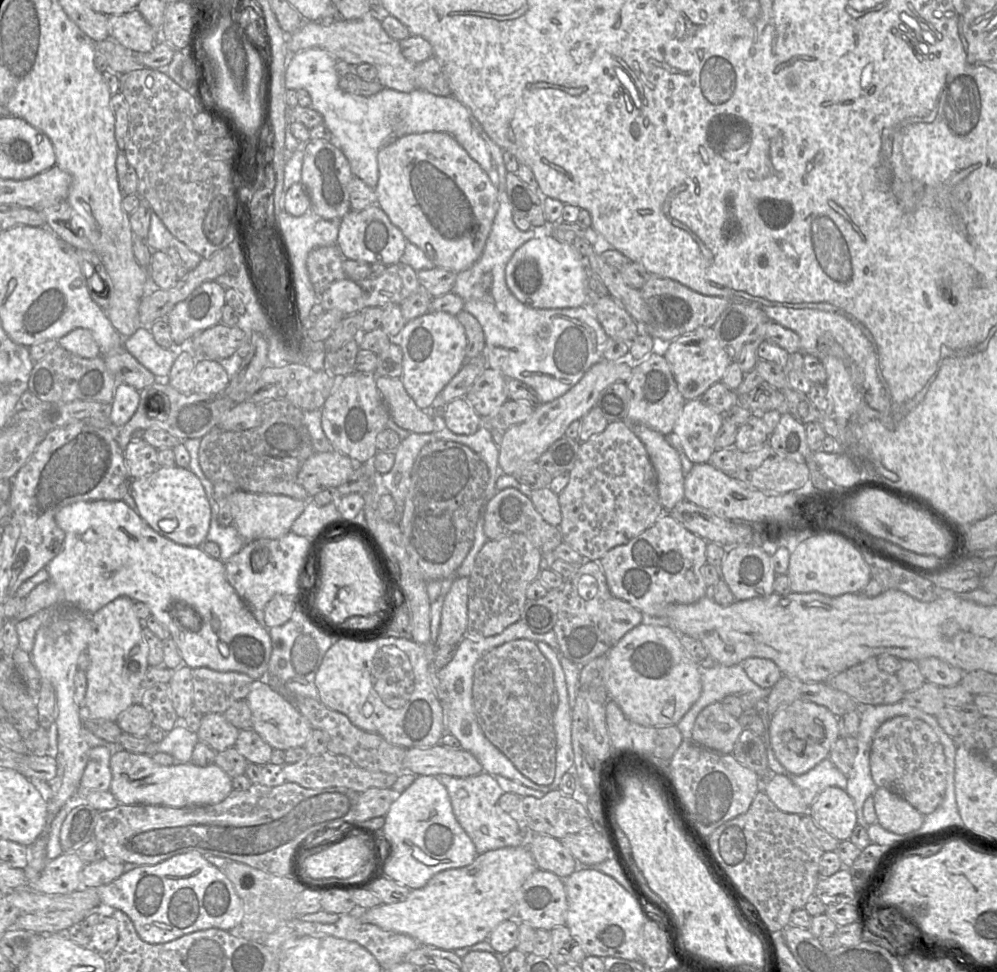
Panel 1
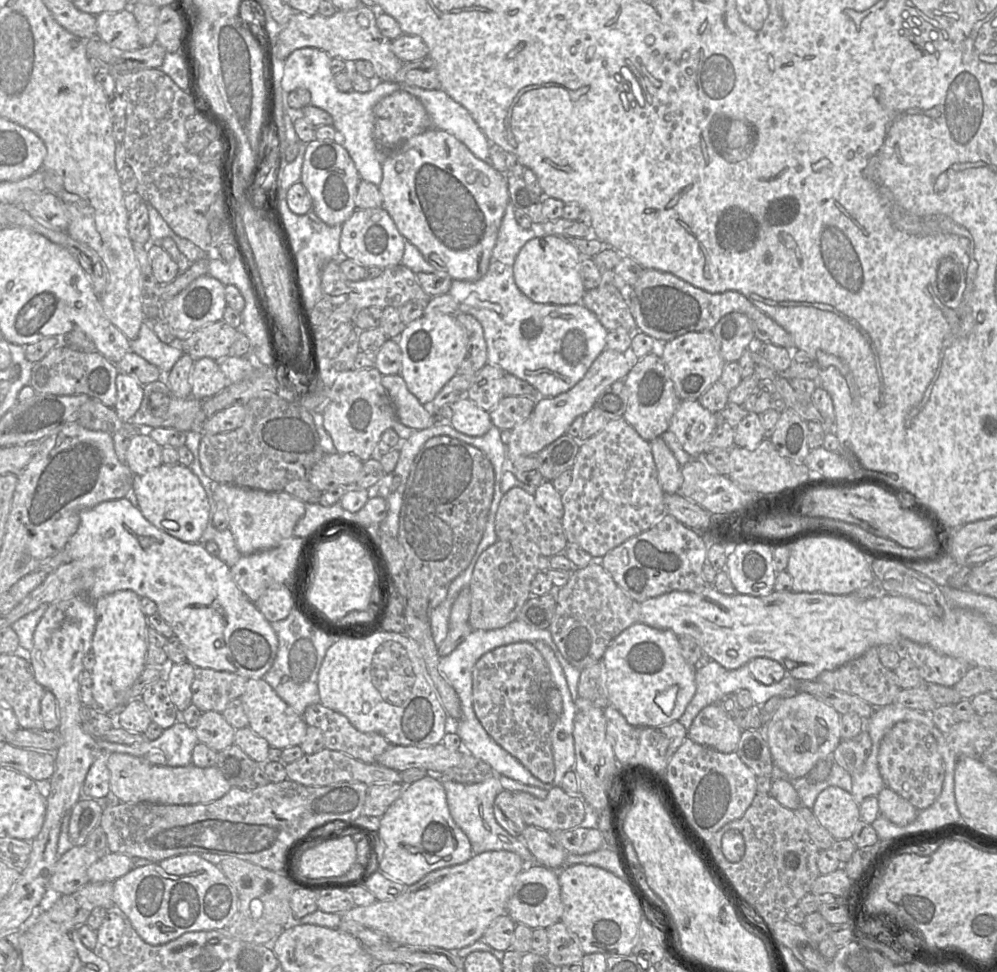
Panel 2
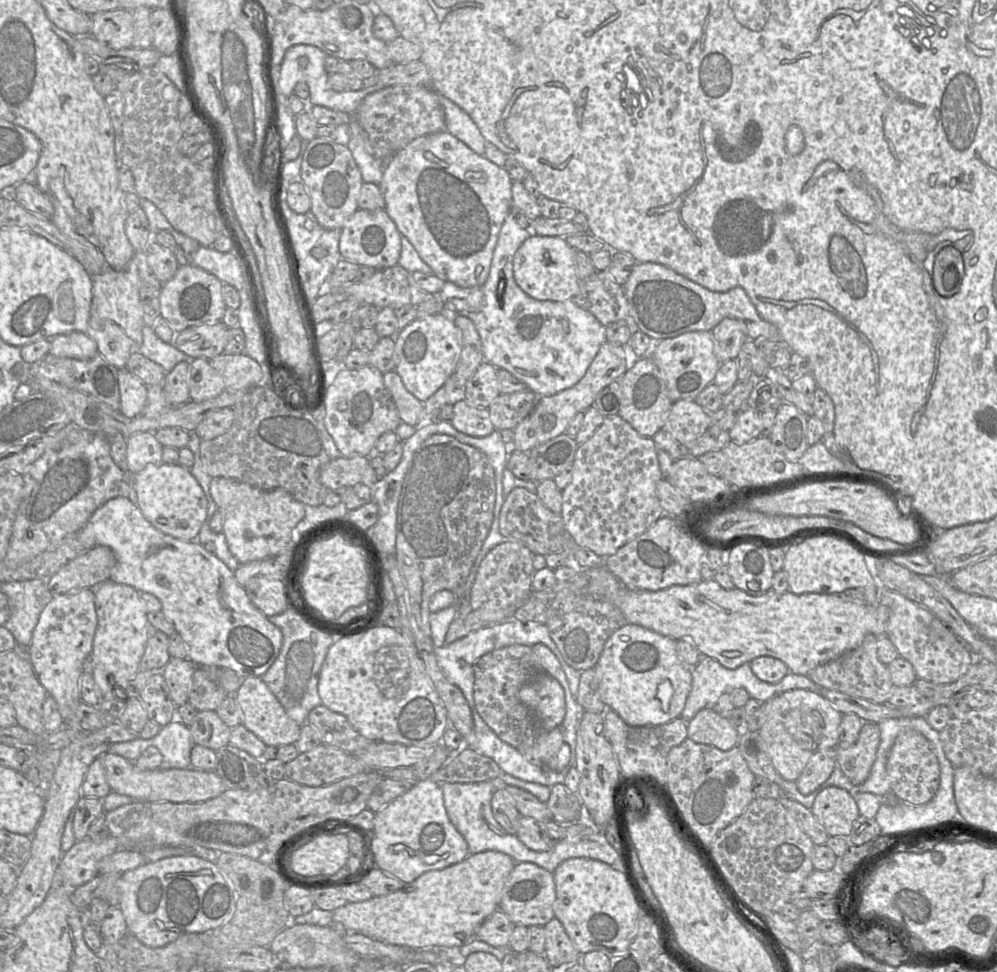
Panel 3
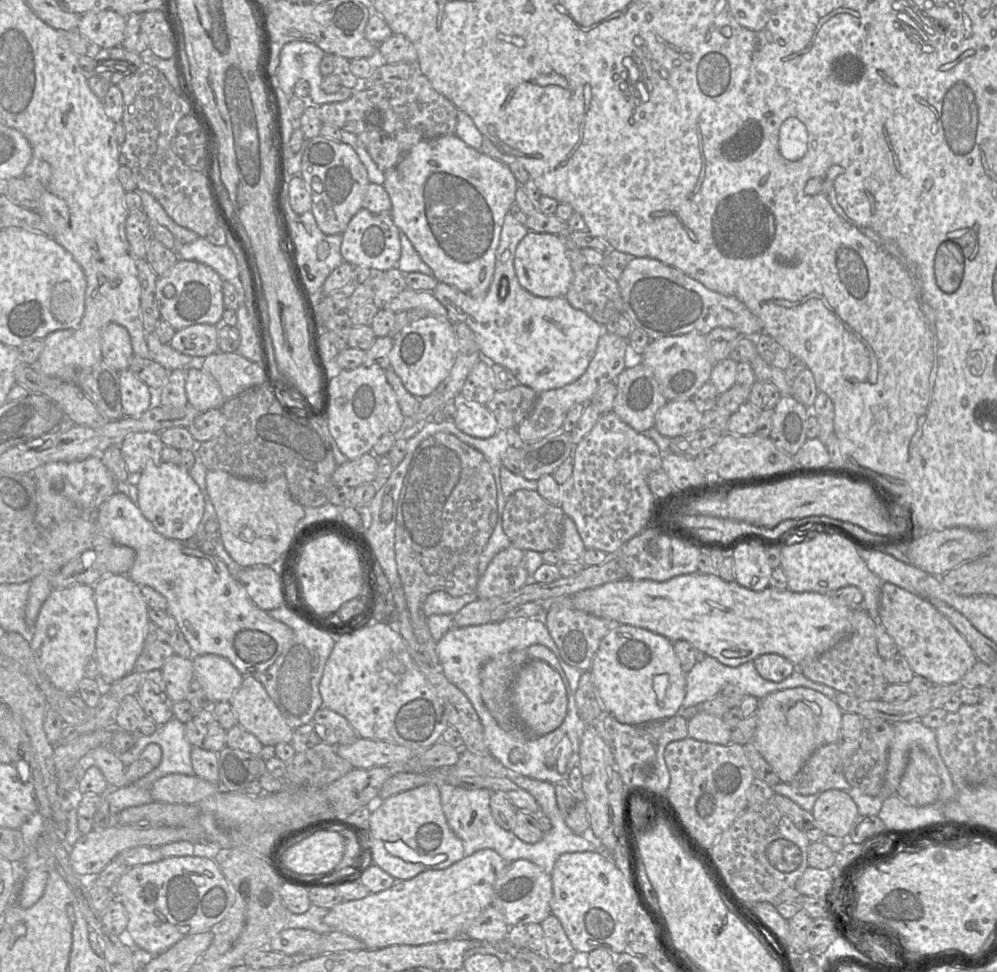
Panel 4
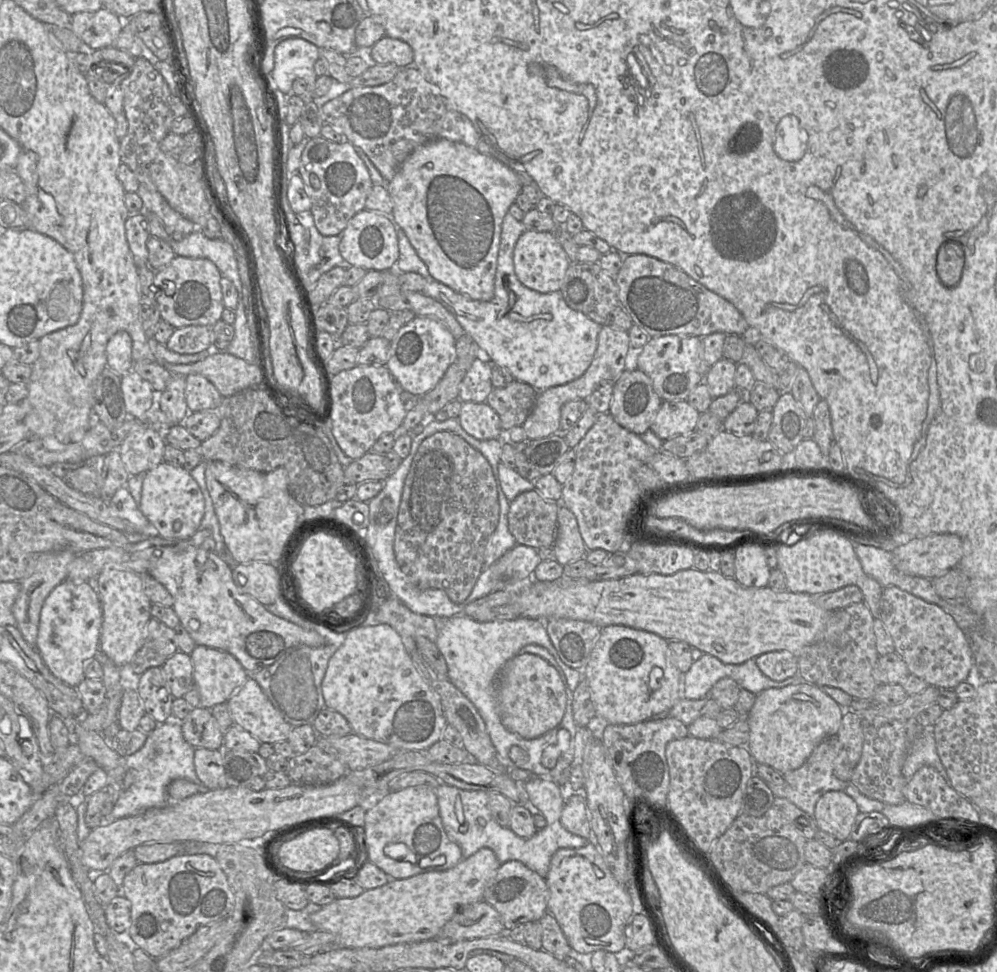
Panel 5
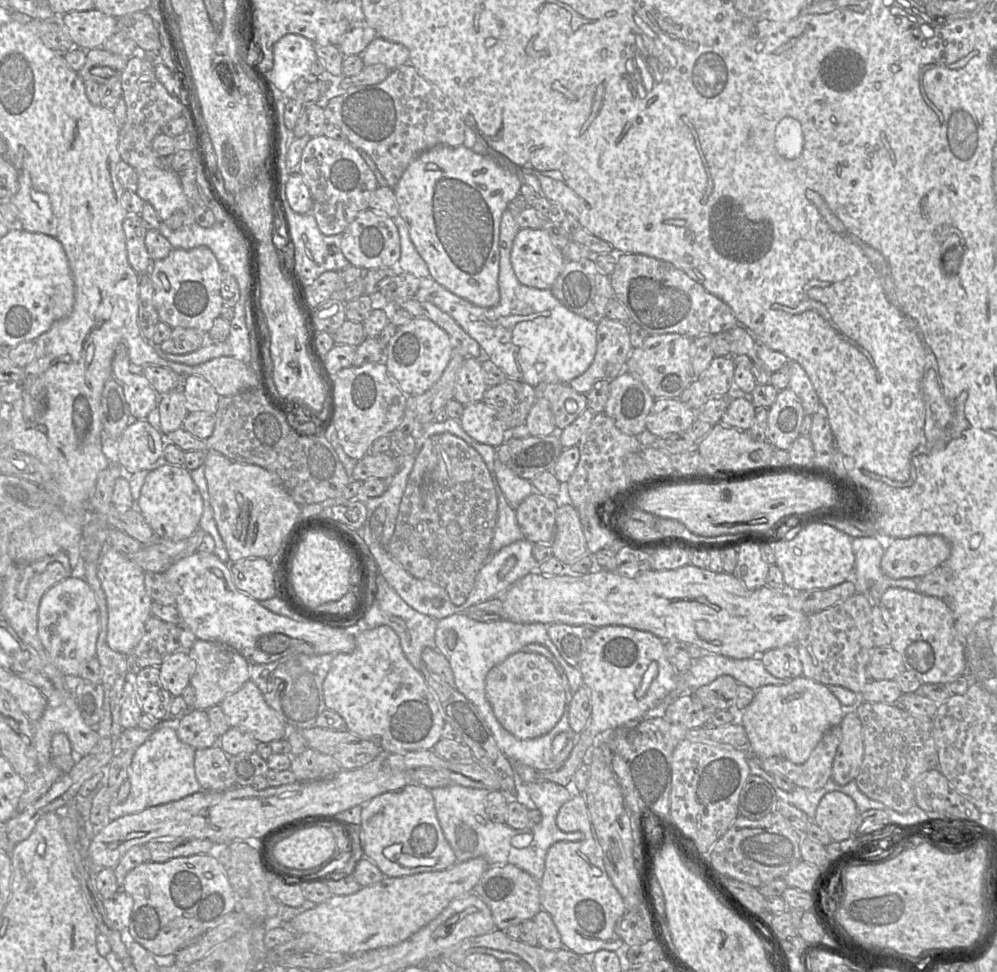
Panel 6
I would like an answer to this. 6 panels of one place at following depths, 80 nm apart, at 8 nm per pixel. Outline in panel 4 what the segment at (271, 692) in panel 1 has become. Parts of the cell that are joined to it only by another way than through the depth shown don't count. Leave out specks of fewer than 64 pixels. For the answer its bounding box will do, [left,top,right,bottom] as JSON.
[229,676,295,746]

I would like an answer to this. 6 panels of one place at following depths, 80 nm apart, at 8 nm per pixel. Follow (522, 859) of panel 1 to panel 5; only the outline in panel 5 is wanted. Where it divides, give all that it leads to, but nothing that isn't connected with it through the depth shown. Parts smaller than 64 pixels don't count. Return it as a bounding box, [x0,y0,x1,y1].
[310,848,500,948]

